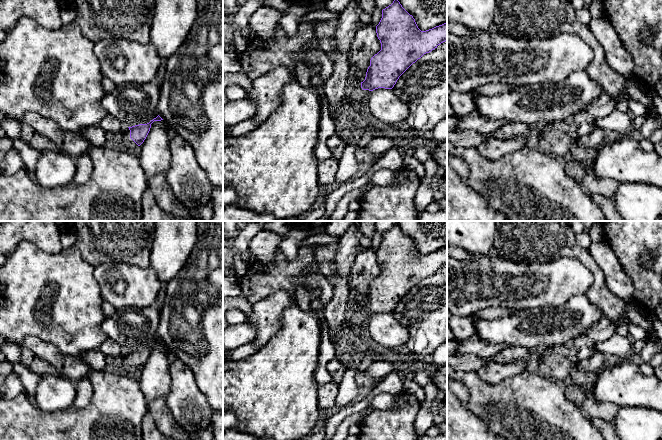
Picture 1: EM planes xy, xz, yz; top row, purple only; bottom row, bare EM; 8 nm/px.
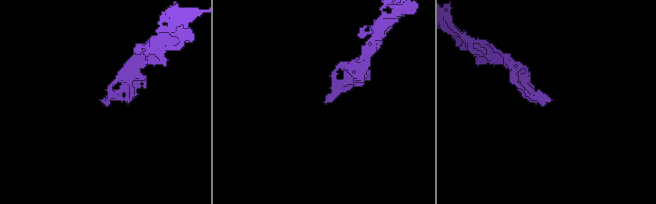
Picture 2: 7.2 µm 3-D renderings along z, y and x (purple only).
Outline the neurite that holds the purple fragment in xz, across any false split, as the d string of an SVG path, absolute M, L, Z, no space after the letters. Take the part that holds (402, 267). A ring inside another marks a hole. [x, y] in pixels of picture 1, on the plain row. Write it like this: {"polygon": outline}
{"polygon": "M395 223L391 229L382 234L382 242L376 250L376 257L381 267L381 274L370 284L365 304L361 306L363 314L392 313L399 301L413 287L447 264L447 246L432 253L421 255L413 240Z"}

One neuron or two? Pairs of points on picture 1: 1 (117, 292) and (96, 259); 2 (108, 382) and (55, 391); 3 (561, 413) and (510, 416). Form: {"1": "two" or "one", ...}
{"1": "two", "2": "two", "3": "one"}

